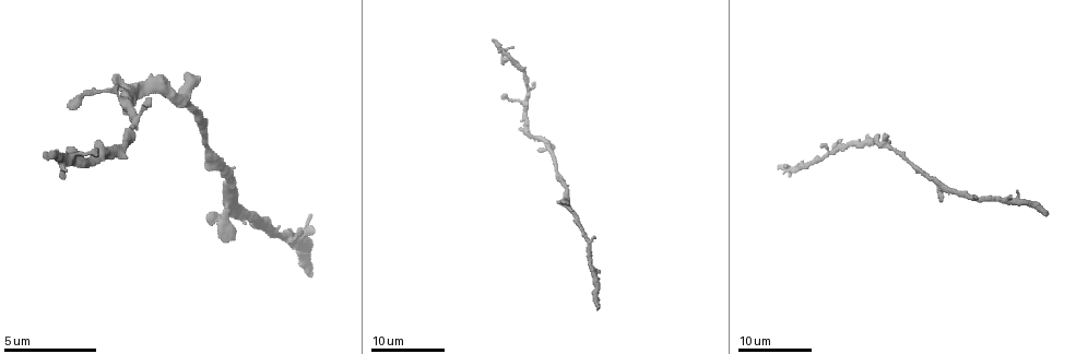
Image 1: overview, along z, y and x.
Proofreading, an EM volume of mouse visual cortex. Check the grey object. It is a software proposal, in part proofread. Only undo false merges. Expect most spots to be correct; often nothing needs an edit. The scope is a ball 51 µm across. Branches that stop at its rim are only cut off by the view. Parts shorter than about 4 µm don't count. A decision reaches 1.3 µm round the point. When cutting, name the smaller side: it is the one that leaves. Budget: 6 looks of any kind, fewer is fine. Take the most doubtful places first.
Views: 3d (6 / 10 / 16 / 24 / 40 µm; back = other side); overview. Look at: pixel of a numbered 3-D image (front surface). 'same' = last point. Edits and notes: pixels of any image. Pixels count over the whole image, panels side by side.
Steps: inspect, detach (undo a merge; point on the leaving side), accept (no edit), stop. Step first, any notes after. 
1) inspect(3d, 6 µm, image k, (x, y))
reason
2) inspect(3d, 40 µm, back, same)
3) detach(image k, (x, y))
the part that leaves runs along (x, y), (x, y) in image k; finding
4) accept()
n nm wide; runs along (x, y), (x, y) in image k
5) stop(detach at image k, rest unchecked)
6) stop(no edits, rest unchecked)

inspect(3d, 16 µm, image 1, (909, 160))

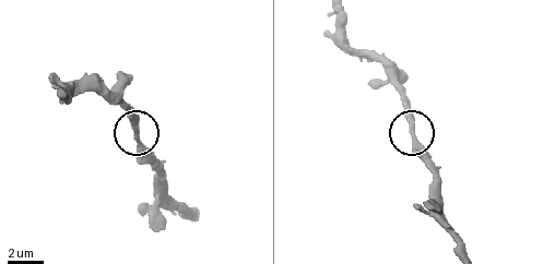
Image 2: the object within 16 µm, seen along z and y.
inspect(3d, 6 µm, image 2, (411, 129))

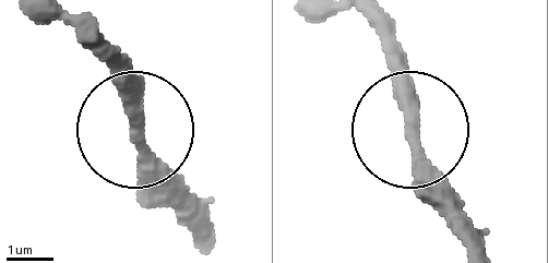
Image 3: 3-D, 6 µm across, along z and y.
accept()
continuous, no second cell

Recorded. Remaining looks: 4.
inspect(3d, 16 µm, image 1, (124, 101))
four or more arms meet

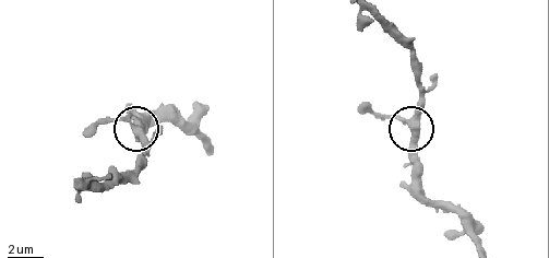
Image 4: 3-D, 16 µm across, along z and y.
inspect(3d, 10 µm, image 4, (411, 121))

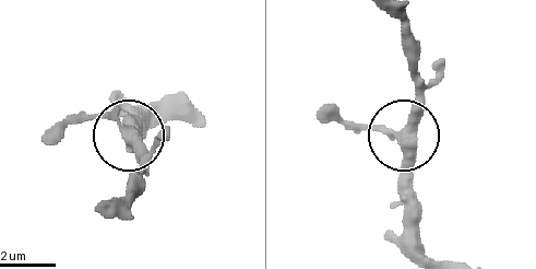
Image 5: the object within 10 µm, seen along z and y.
accept()
runs along (424, 250), (412, 144), (379, 130), (346, 130) in image 5; one cell here

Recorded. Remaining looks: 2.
stop(no edits, rest unchecked)

